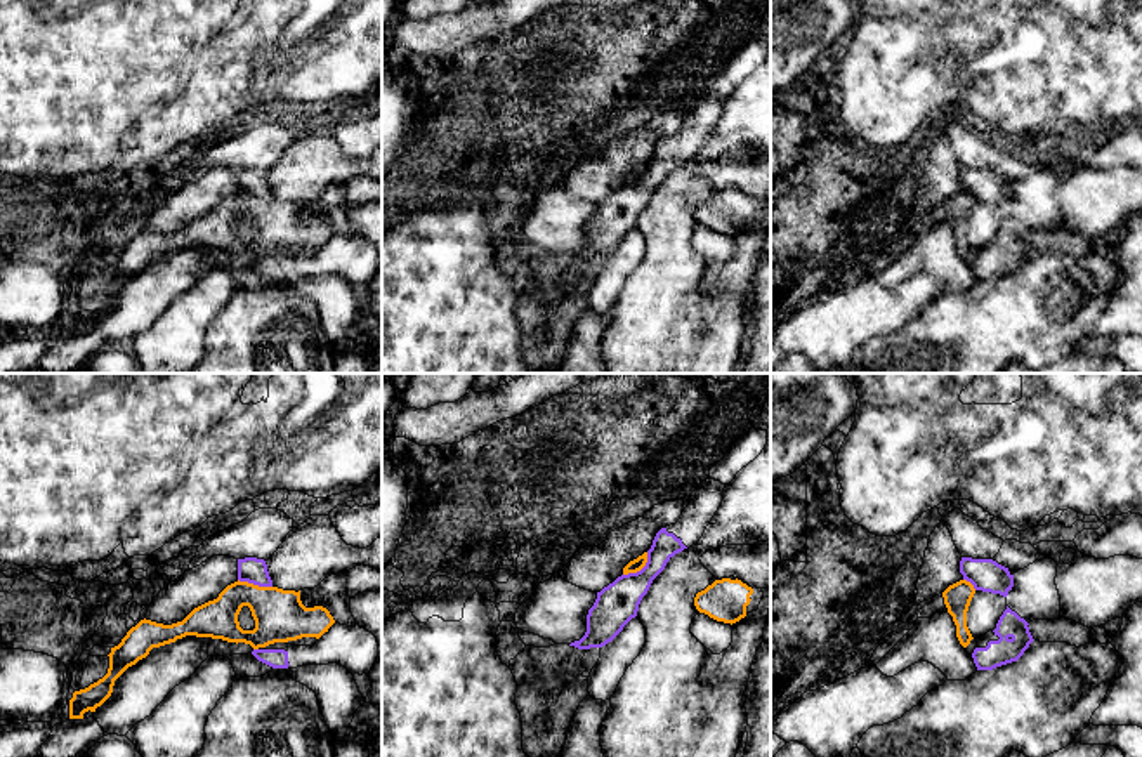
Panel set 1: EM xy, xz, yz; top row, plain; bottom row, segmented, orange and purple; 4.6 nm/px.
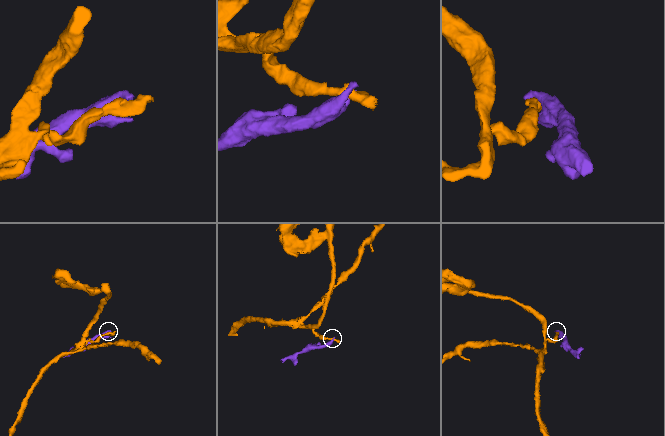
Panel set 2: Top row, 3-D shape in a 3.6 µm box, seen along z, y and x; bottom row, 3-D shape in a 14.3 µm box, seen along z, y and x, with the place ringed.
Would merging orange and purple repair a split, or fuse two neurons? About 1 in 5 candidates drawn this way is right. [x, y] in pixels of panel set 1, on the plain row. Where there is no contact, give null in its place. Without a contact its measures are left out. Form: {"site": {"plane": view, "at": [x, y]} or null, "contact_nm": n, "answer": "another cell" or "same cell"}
{"site": {"plane": "xz", "at": [639, 181]}, "contact_nm": 160, "answer": "another cell"}

